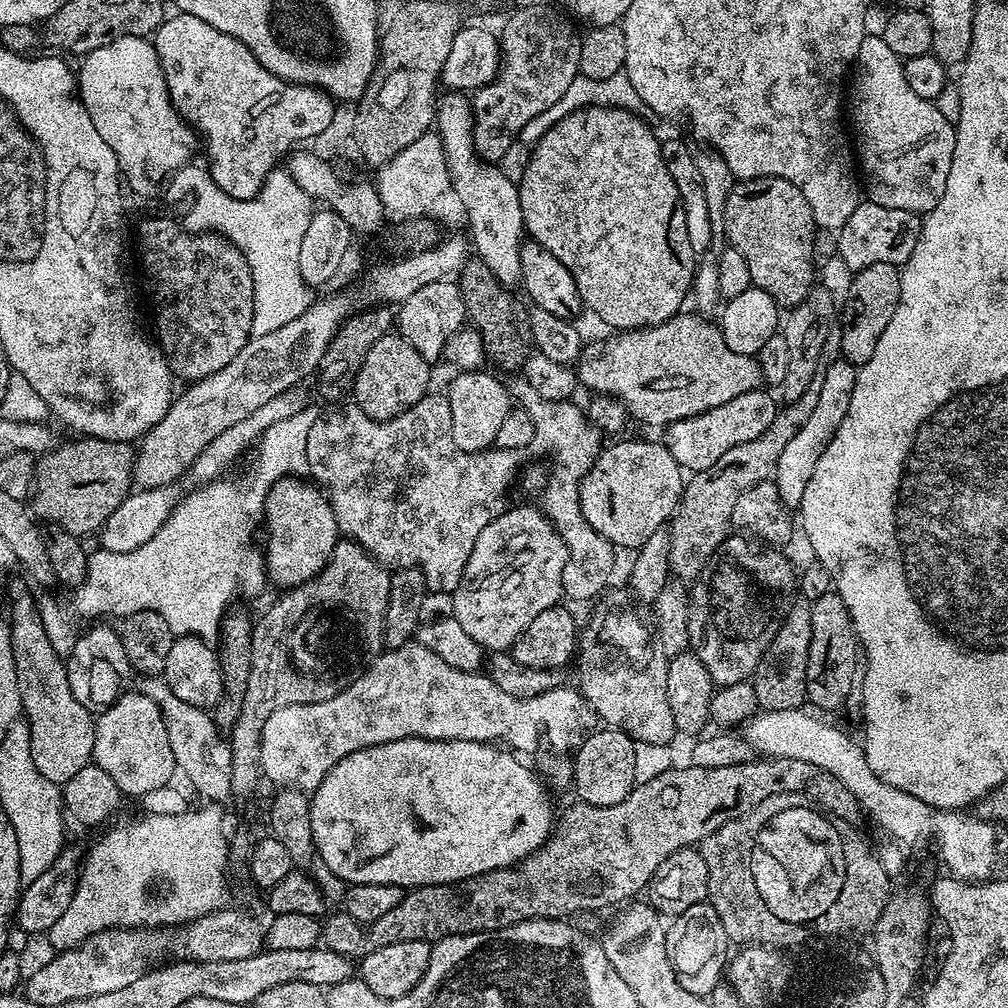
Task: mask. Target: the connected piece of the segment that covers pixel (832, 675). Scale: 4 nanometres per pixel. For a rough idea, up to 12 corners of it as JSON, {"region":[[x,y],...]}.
{"region":[[834,590],[812,601],[806,697],[832,712],[858,684],[858,641]]}

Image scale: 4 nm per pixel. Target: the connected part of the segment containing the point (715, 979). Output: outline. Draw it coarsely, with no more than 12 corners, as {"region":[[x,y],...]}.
{"region":[[707,902],[667,925],[682,990],[711,997],[730,941]]}

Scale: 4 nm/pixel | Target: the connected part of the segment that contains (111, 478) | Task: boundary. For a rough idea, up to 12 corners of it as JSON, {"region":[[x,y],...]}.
{"region":[[129,442],[37,459],[30,508],[84,538],[133,491]]}

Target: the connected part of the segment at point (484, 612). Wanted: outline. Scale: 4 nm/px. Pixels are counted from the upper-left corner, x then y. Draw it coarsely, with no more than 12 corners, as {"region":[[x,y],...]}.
{"region":[[539,507],[478,534],[451,616],[511,649],[561,603],[568,551]]}

